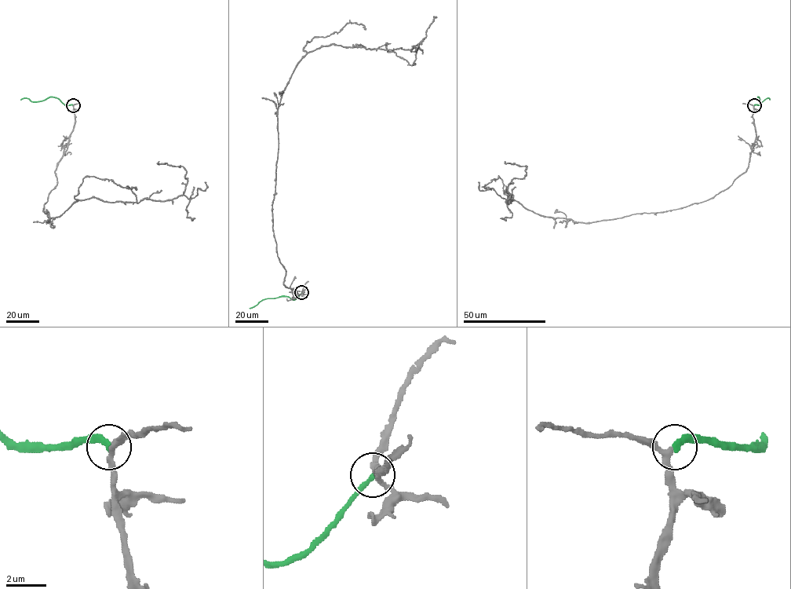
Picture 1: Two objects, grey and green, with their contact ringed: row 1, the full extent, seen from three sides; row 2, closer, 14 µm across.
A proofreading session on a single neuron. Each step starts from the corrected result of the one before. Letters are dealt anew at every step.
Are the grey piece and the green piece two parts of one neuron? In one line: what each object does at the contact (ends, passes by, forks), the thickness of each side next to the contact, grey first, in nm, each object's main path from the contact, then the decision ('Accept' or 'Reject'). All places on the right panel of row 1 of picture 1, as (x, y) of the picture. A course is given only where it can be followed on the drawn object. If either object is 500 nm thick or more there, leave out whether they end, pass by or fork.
At the ring grey passes by. At the ring green ends. Thickness 240 nm (grey) against 320 nm. Course of grey: (754, 105), (747, 170), (714, 196), (667, 211), (586, 223), (544, 217), (506, 201), (526, 166), (504, 161). Course of green: (754, 105), (761, 104), (758, 96), (760, 101), (767, 98), (770, 100). Accept

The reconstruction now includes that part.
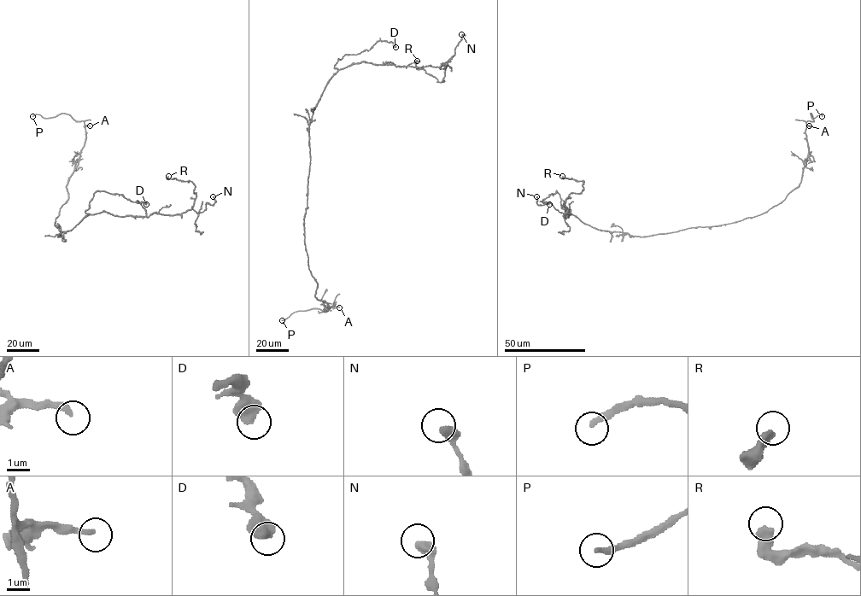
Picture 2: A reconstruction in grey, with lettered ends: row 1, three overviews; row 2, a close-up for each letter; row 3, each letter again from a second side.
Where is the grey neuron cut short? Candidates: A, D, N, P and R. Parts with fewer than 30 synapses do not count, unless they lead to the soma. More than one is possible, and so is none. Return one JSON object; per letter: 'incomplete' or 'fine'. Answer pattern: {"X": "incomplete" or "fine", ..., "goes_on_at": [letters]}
{"A": "incomplete", "D": "fine", "N": "fine", "P": "incomplete", "R": "fine", "goes_on_at": ["A", "P"]}

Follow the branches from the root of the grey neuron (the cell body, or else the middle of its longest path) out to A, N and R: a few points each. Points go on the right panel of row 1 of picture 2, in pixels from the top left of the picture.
A: (658, 233), (735, 223), (766, 213), (779, 204), (801, 180), (808, 153), (805, 130), (809, 125)
N: (658, 233), (600, 230), (566, 212), (565, 216), (570, 208), (563, 213), (549, 202), (538, 205), (536, 196)
R: (658, 233), (600, 230), (566, 212), (565, 216), (565, 199), (580, 193), (584, 181), (562, 176)

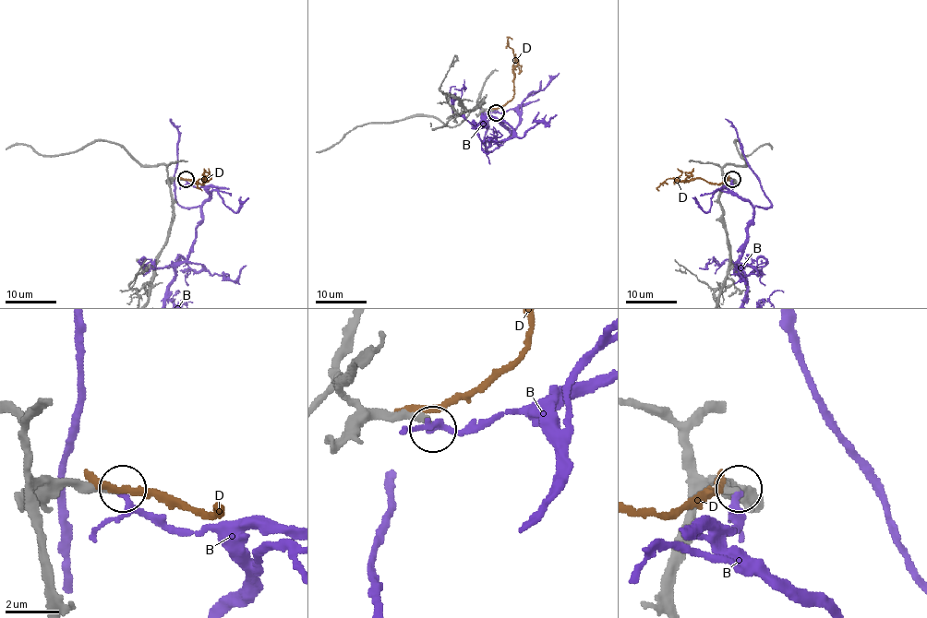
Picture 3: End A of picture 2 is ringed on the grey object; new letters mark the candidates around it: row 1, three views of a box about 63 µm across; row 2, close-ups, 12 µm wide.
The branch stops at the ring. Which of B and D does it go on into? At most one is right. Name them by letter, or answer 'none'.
none

